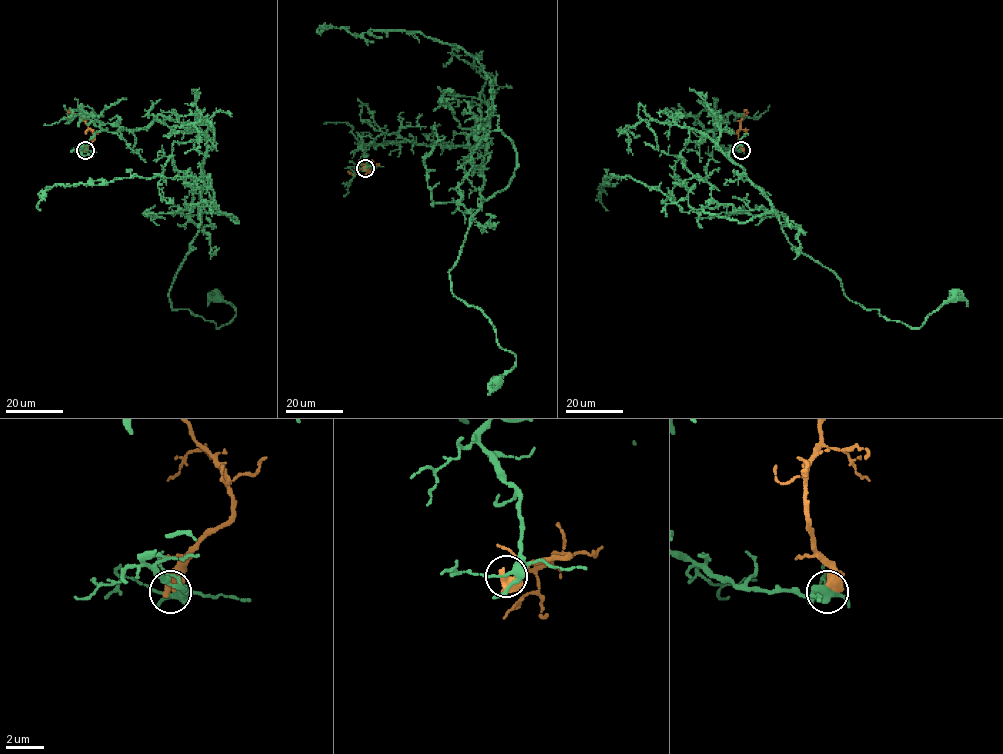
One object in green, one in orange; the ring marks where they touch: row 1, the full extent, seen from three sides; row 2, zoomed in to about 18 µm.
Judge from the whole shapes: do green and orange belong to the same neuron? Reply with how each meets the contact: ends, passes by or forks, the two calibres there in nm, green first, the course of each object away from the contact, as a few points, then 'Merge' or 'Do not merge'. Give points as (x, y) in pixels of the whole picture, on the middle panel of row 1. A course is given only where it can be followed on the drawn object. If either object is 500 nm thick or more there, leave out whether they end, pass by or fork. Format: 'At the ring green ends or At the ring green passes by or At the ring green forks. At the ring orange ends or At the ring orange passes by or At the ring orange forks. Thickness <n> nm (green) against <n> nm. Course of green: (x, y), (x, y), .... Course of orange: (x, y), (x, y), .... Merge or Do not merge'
Thickness 280 nm (green) against 600 nm. Course of green: (364, 168), (361, 146), (382, 133), (486, 144), (481, 207), (449, 277), (515, 355), (494, 384). Course of orange: (364, 168), (374, 165), (353, 174), (349, 171). Do not merge

